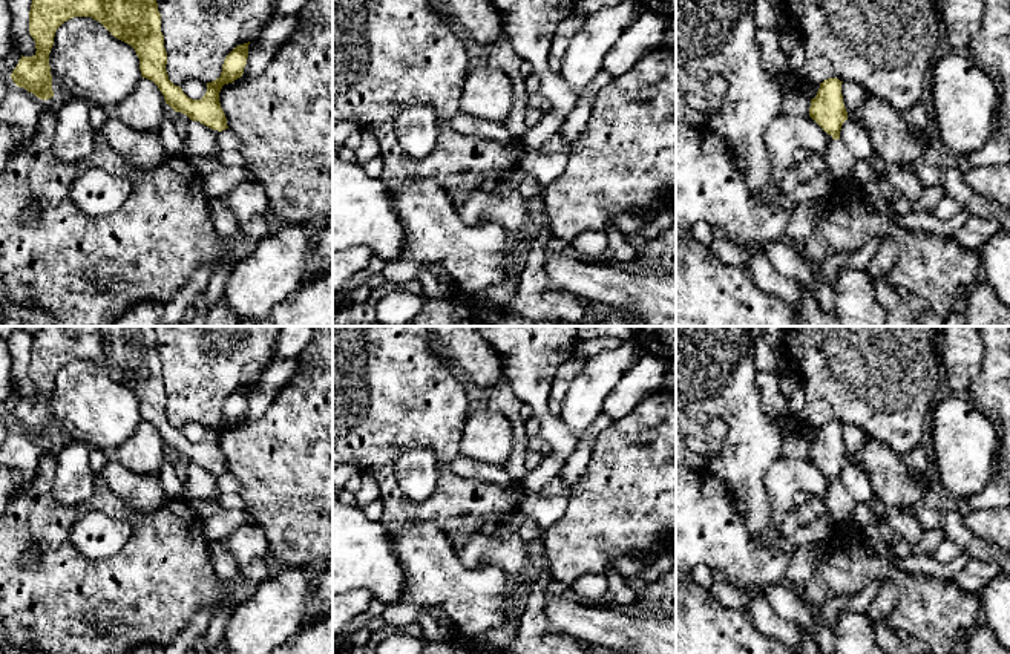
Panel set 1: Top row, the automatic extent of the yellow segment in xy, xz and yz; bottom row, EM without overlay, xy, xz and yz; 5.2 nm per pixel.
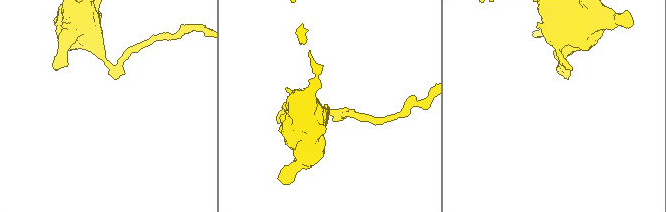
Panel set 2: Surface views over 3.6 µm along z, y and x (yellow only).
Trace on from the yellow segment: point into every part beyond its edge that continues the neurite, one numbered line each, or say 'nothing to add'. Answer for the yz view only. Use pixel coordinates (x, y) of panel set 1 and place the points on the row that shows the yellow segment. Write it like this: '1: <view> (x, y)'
1: yz (840, 161)

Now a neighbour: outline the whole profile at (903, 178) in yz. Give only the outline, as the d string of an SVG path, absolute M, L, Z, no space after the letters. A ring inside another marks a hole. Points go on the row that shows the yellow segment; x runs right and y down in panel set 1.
M889 167L881 168L880 176L892 187L898 188L912 204L920 198L923 185L913 167Z

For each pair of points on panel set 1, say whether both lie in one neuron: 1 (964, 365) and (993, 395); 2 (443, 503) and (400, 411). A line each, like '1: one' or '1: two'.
1: two
2: one

